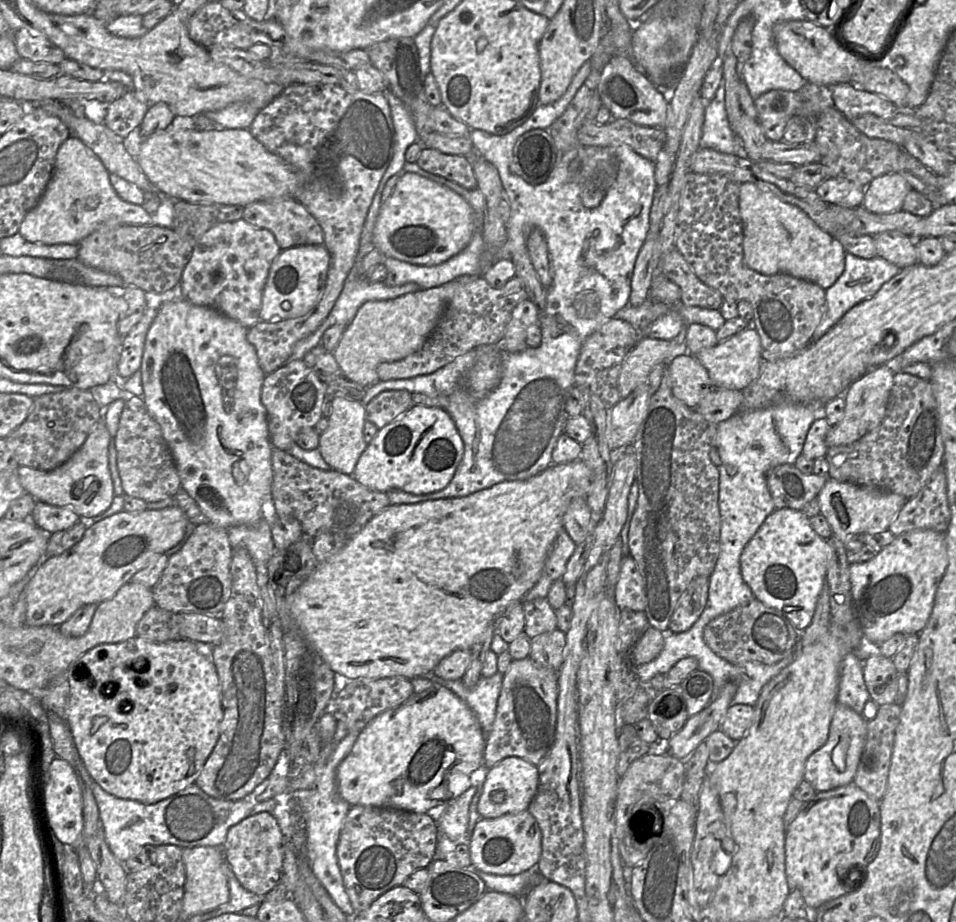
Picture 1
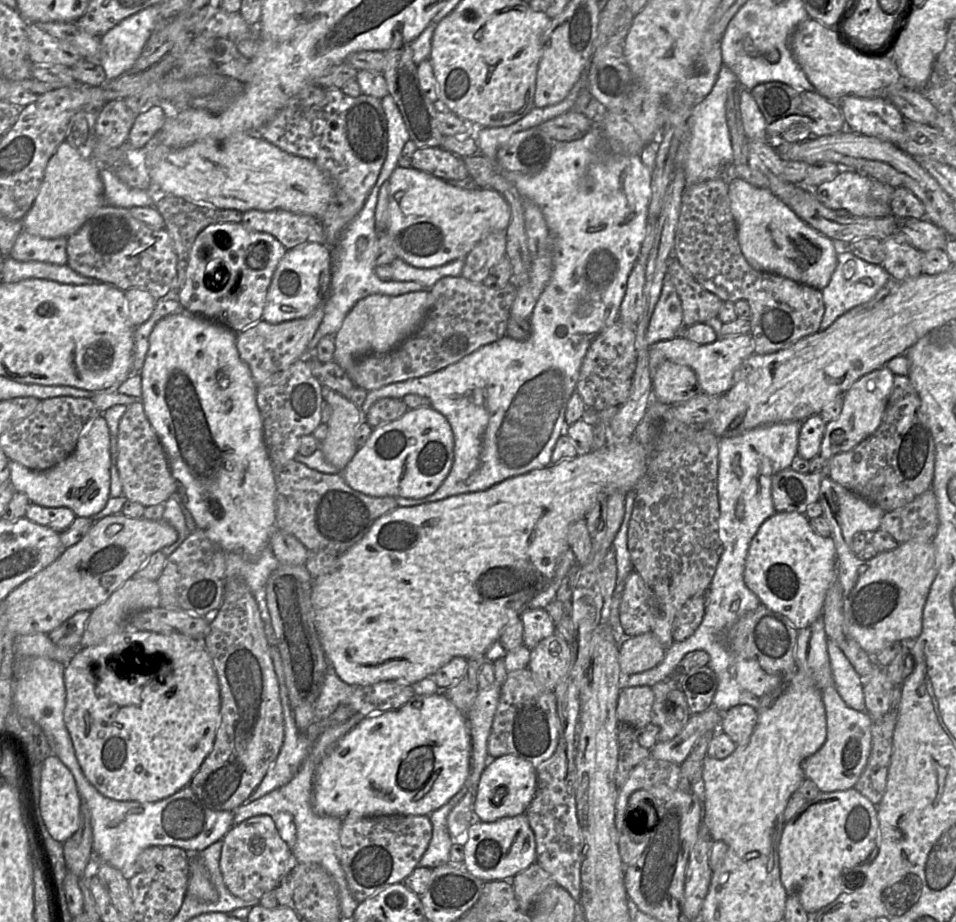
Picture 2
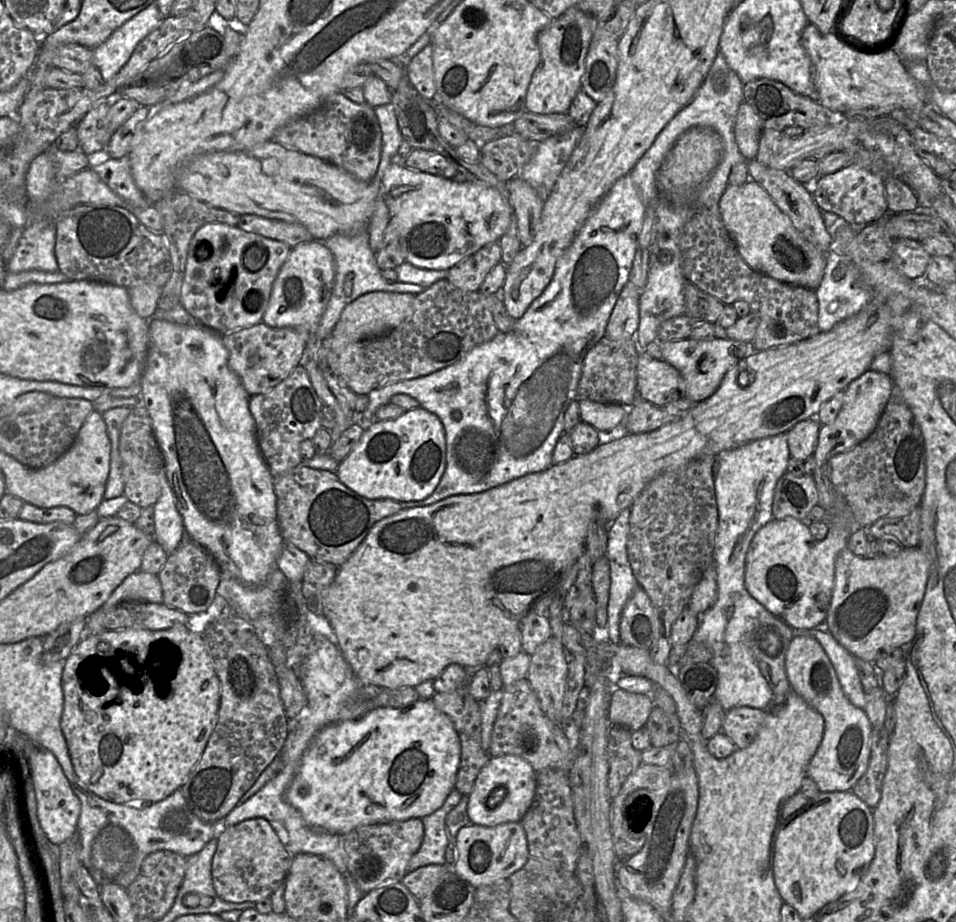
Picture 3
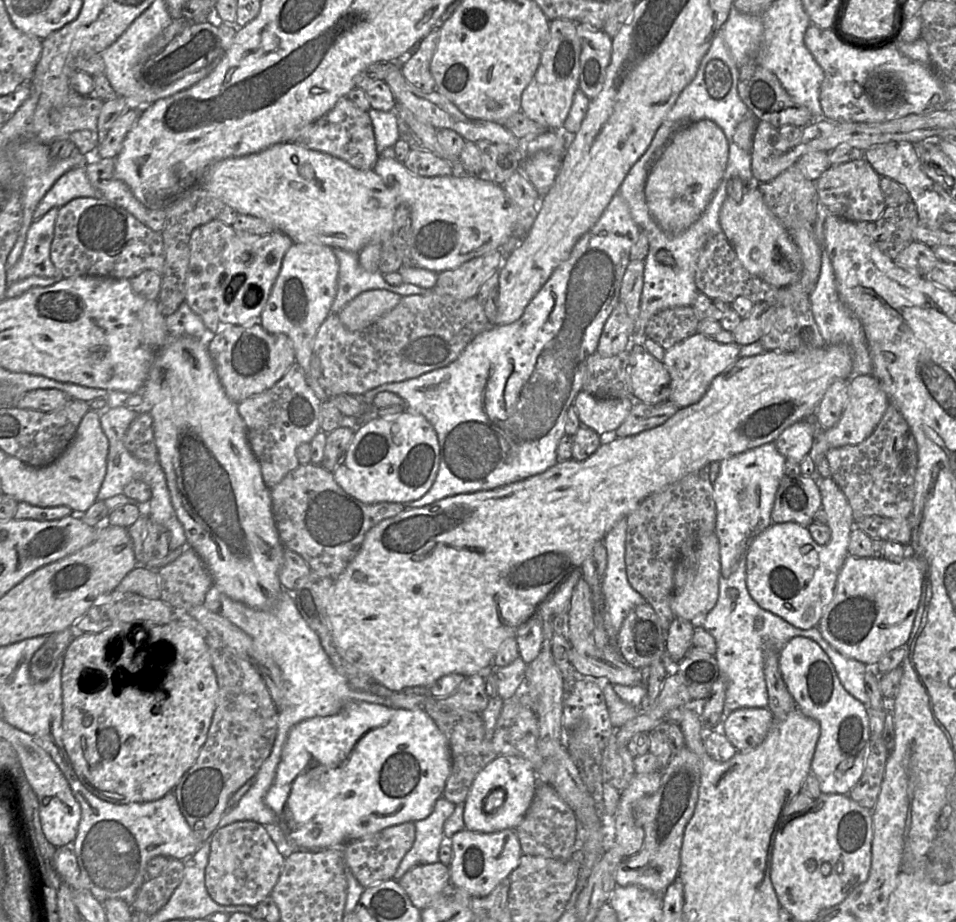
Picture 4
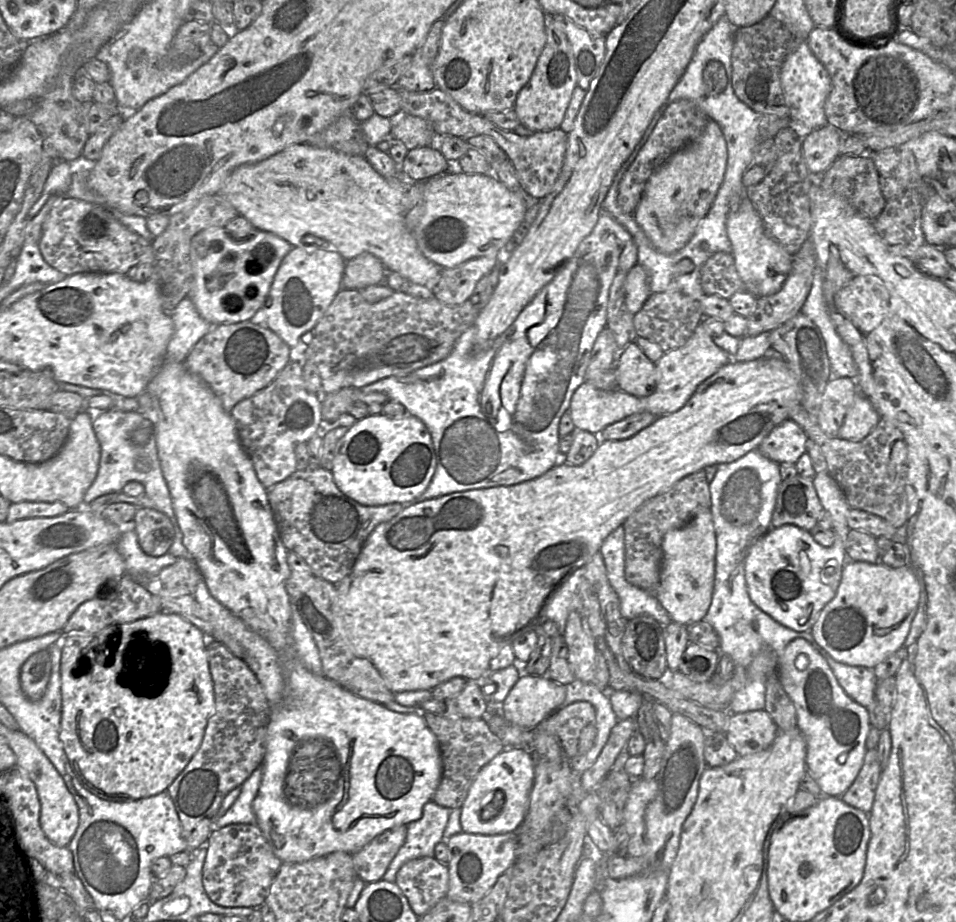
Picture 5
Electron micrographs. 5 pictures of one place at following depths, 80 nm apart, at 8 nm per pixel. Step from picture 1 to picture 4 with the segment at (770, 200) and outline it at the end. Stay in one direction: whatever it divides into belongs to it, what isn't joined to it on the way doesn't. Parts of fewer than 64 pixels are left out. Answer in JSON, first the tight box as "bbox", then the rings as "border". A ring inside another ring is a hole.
{"bbox":[719,183,803,287],"border":[[[755,183],[746,187],[741,201],[736,202],[731,197],[725,199],[720,210],[719,220],[722,231],[735,250],[739,261],[750,274],[775,287],[785,287],[799,280],[803,269],[800,251],[794,243],[791,233],[764,203],[763,195]]]}

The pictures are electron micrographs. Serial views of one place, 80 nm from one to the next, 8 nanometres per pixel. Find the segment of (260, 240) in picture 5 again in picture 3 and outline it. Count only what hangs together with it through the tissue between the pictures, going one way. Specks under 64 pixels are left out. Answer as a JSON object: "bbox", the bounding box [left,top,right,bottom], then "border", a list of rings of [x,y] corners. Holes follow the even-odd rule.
{"bbox":[181,225,291,334],"border":[[[203,225],[193,235],[188,248],[181,305],[199,324],[219,334],[261,322],[273,283],[291,249],[282,241],[246,232],[237,226]]]}

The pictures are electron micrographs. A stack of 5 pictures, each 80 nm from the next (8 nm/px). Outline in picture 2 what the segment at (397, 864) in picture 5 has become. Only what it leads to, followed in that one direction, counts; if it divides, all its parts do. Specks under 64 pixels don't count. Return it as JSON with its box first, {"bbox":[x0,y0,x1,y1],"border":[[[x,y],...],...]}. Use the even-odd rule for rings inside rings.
{"bbox":[417,786,468,869],"border":[[[463,786],[446,804],[428,815],[432,824],[432,836],[417,867],[433,869],[449,863],[449,852],[453,843],[448,831],[447,816],[467,792],[468,788]]]}

